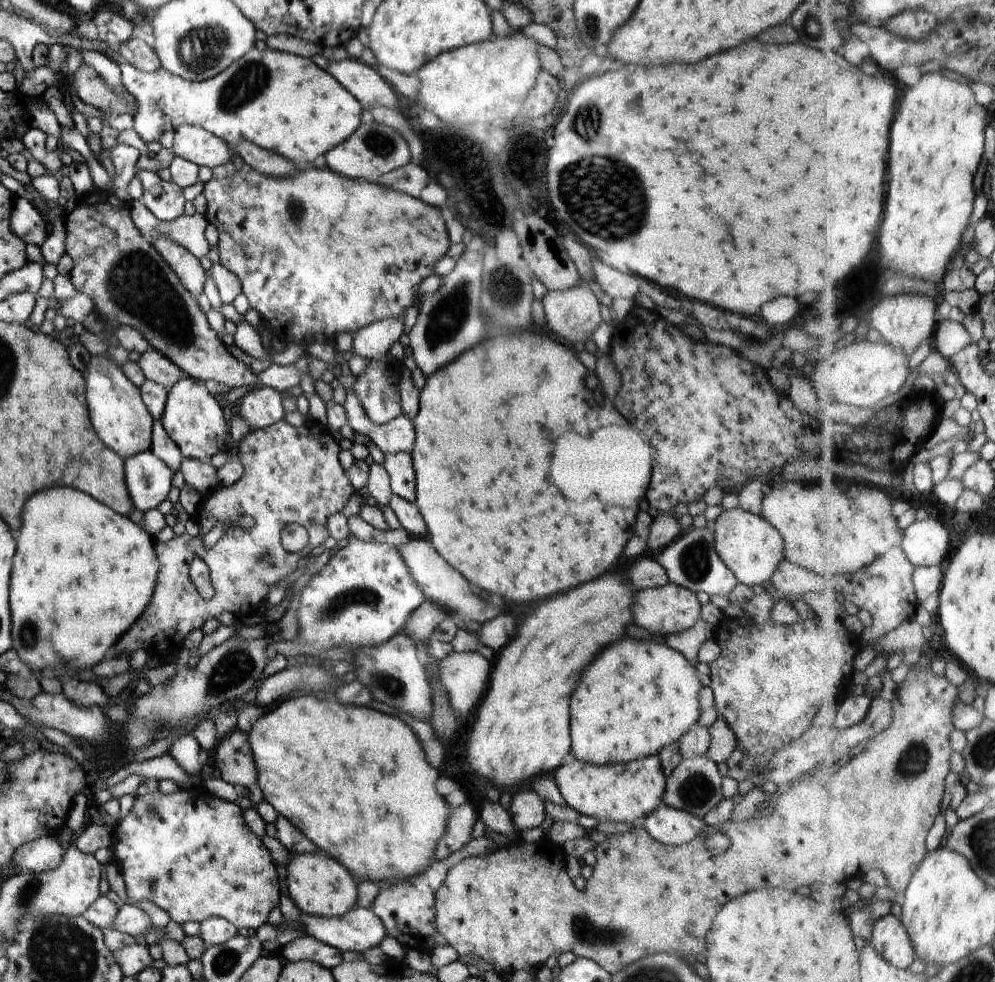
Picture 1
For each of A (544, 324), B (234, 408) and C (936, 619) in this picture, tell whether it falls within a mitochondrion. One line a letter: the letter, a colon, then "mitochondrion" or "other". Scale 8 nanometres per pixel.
A: other
B: other
C: other

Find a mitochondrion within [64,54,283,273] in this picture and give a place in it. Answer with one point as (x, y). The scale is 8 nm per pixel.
(251, 80)

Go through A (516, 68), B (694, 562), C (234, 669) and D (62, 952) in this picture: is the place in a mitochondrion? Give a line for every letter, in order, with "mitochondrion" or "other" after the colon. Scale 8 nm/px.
A: other
B: mitochondrion
C: mitochondrion
D: mitochondrion

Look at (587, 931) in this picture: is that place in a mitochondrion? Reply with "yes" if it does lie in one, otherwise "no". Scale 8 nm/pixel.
yes

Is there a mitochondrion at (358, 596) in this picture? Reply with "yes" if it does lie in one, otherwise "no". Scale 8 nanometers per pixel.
yes

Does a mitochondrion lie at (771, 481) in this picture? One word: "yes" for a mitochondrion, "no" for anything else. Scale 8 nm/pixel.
no

